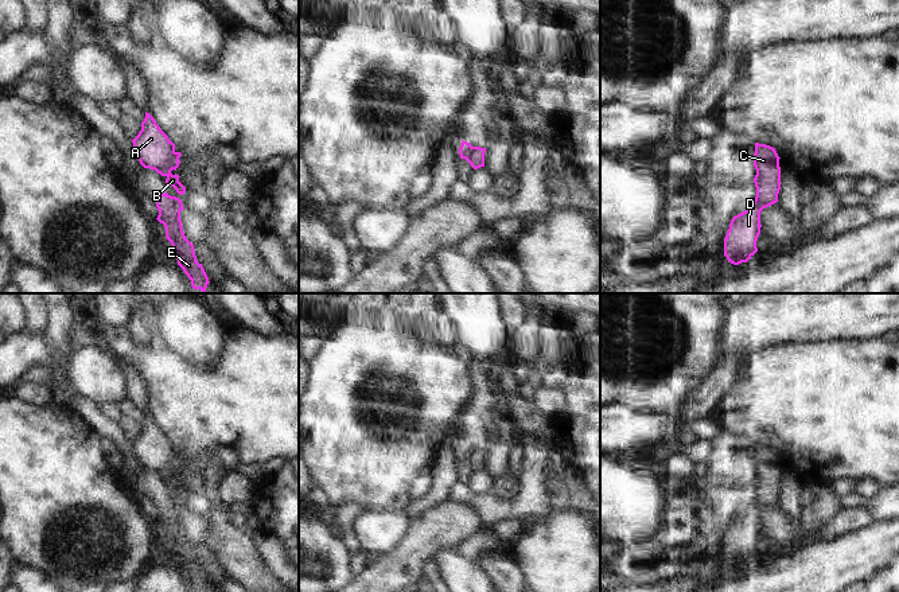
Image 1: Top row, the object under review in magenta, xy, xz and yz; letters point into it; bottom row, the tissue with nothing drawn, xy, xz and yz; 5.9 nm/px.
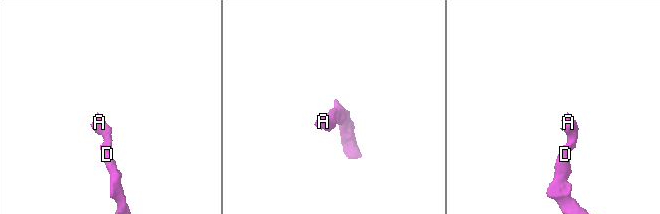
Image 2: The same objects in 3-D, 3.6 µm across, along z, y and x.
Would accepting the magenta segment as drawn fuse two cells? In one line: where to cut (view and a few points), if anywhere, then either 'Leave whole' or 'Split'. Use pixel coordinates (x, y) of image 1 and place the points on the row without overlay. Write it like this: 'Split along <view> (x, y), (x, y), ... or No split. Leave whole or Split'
Split along xy (170, 498), (179, 514). Split.

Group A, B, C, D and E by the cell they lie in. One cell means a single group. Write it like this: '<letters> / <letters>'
A B C / D E

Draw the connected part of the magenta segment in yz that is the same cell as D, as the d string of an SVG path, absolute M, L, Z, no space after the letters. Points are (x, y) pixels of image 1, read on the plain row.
M754 502L748 510L735 517L724 540L724 557L728 564L739 566L747 564L756 553L760 535L760 510Z

